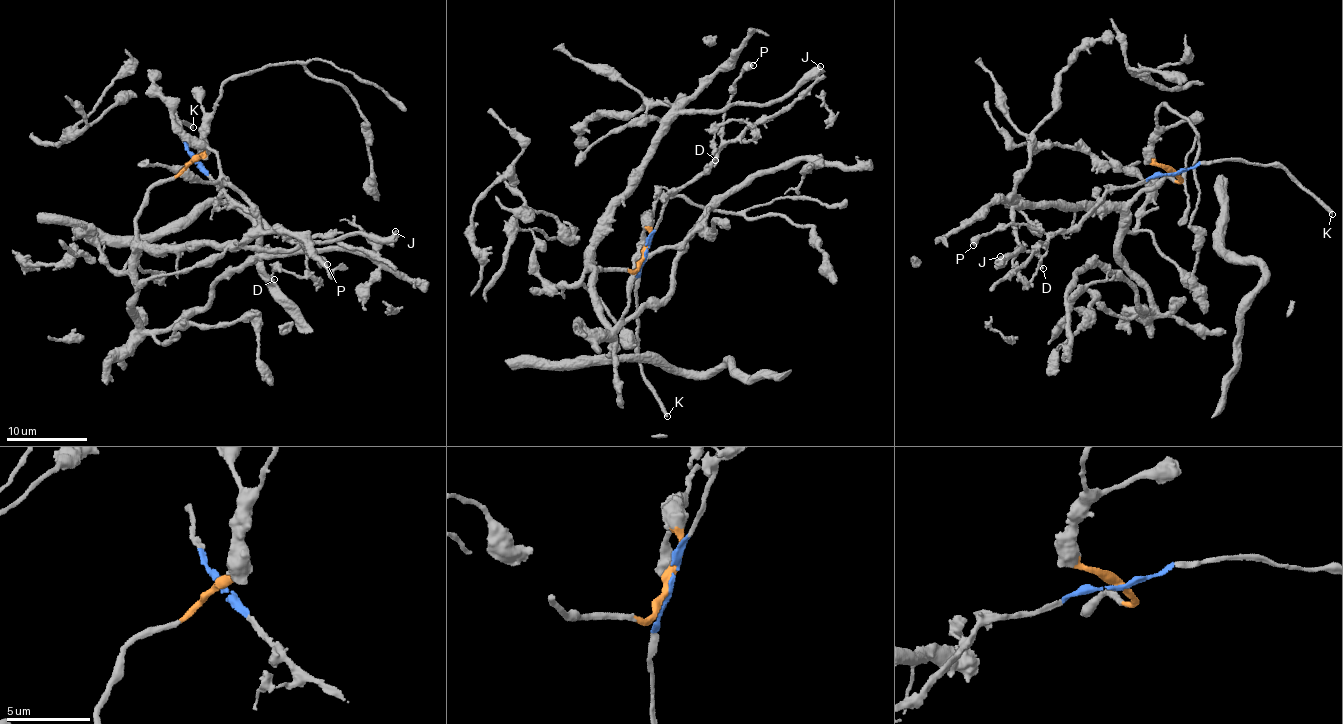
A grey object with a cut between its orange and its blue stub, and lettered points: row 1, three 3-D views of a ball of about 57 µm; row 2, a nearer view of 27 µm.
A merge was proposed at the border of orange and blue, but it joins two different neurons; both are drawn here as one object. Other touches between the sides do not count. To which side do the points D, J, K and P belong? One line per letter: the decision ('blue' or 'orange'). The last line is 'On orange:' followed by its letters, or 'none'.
D: blue
J: orange
K: blue
P: blue
On orange: J

